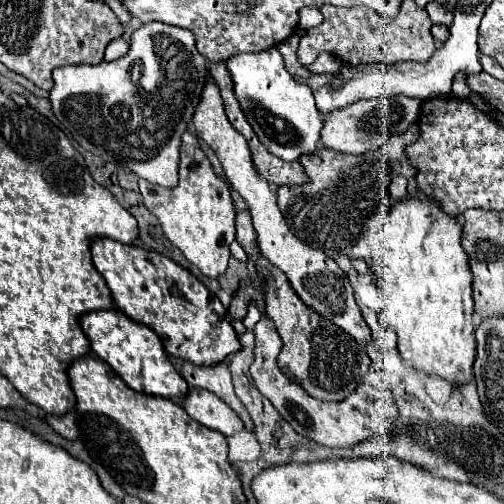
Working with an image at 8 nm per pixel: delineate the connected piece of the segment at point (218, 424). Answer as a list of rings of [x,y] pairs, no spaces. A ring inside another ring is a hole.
[[[188,389],[182,397],[182,409],[198,423],[216,429],[220,433],[234,435],[244,429],[244,423],[236,413],[214,393],[206,393],[206,389]]]

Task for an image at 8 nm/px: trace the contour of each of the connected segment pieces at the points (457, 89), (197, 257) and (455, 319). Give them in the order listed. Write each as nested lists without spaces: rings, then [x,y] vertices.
[[[458,73],[458,77],[454,79],[452,93],[450,93],[450,97],[452,97],[452,99],[466,99],[466,97],[470,95],[470,89],[464,85],[464,79],[466,79],[466,75],[464,75],[464,73]]]
[[[186,129],[182,135],[180,155],[182,159],[178,185],[166,188],[140,179],[140,195],[144,205],[158,217],[166,239],[174,243],[174,247],[178,247],[184,257],[206,277],[216,279],[226,271],[230,259],[230,243],[236,239],[236,209],[230,197],[230,187],[214,173],[192,129]]]
[[[406,197],[406,201],[398,201],[392,205],[390,209],[390,215],[388,215],[388,223],[378,231],[378,257],[372,271],[376,273],[378,277],[378,287],[382,289],[384,293],[384,299],[386,299],[386,305],[384,305],[384,317],[388,319],[390,327],[396,331],[398,335],[398,351],[404,359],[410,359],[414,363],[414,367],[422,373],[428,373],[428,375],[440,375],[442,379],[454,383],[454,385],[464,385],[468,381],[472,381],[472,363],[474,363],[474,357],[476,357],[476,339],[474,339],[474,327],[472,327],[472,311],[474,311],[474,301],[472,301],[472,273],[470,273],[470,265],[468,265],[468,253],[462,249],[462,225],[442,213],[442,207],[434,201],[434,199],[420,199],[420,197]]]

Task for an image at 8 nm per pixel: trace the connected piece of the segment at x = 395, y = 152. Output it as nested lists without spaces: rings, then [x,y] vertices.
[[[412,123],[406,133],[390,137],[388,143],[382,149],[370,151],[370,153],[362,153],[362,155],[344,155],[326,147],[318,147],[314,153],[310,155],[302,155],[298,161],[304,167],[306,177],[310,177],[310,181],[306,181],[306,185],[282,185],[278,187],[278,207],[290,227],[290,231],[304,241],[310,247],[318,247],[322,249],[328,257],[338,257],[338,255],[348,255],[350,259],[360,257],[360,259],[368,259],[368,247],[366,243],[358,243],[362,237],[362,227],[364,223],[374,217],[378,211],[388,211],[386,207],[390,207],[390,193],[388,193],[388,183],[392,181],[394,175],[404,175],[404,177],[412,177],[416,171],[410,167],[408,163],[408,155],[406,155],[406,147],[412,145],[418,139],[418,123]]]

